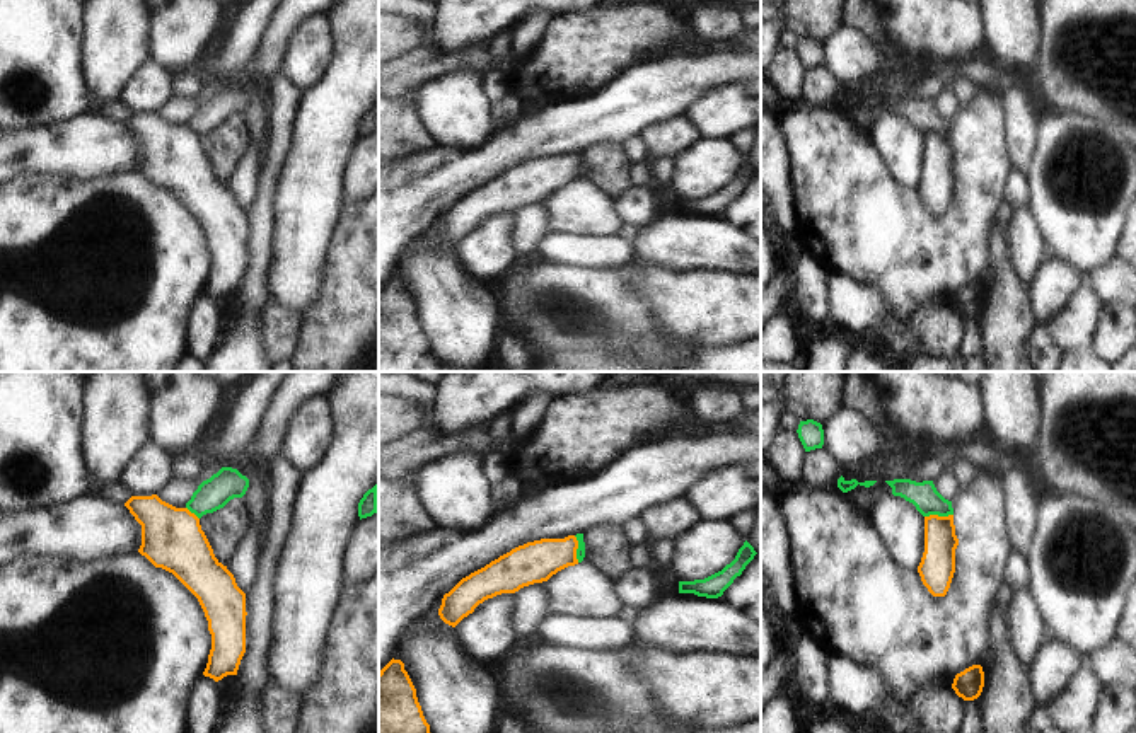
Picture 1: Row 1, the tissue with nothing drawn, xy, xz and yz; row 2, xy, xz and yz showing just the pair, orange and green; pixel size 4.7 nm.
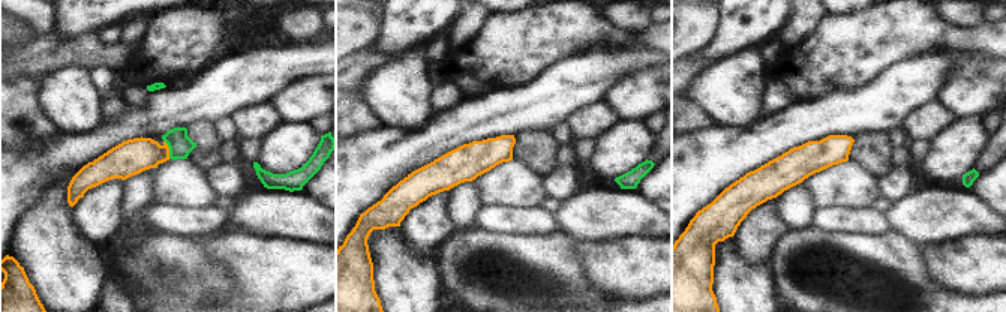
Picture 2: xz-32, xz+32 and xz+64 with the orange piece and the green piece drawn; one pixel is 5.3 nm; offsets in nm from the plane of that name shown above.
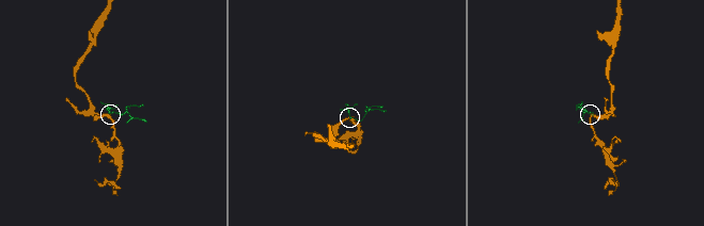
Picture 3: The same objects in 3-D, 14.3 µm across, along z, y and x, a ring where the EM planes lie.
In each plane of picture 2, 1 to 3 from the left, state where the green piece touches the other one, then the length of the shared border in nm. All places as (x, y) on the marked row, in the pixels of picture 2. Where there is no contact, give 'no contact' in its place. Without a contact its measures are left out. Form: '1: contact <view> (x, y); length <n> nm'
1: contact xz-32 (168, 149); length 110 nm
2: no contact
3: no contact

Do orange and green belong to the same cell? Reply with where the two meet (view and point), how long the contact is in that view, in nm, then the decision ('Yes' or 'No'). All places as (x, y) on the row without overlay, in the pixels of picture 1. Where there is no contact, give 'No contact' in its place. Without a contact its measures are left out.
Touches orange at yz (937, 133). Shared border 140 nm. No

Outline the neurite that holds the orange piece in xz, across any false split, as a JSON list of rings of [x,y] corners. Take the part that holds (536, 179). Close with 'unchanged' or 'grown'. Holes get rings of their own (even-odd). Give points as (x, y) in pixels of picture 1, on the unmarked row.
[[[575,153],[519,164],[462,196],[443,213],[438,234],[445,242],[455,245],[484,218],[548,199],[558,189],[578,182],[577,167]]]; unchanged

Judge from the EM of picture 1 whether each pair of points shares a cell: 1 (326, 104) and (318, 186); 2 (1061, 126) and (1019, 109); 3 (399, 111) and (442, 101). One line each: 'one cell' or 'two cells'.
1: one cell
2: two cells
3: two cells

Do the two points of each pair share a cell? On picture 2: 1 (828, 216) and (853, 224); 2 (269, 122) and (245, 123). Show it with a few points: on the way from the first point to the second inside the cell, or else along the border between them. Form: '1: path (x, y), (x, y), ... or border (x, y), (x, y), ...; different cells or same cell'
1: path (834, 219), (847, 221); same cell
2: path (263, 122), (251, 123); same cell

